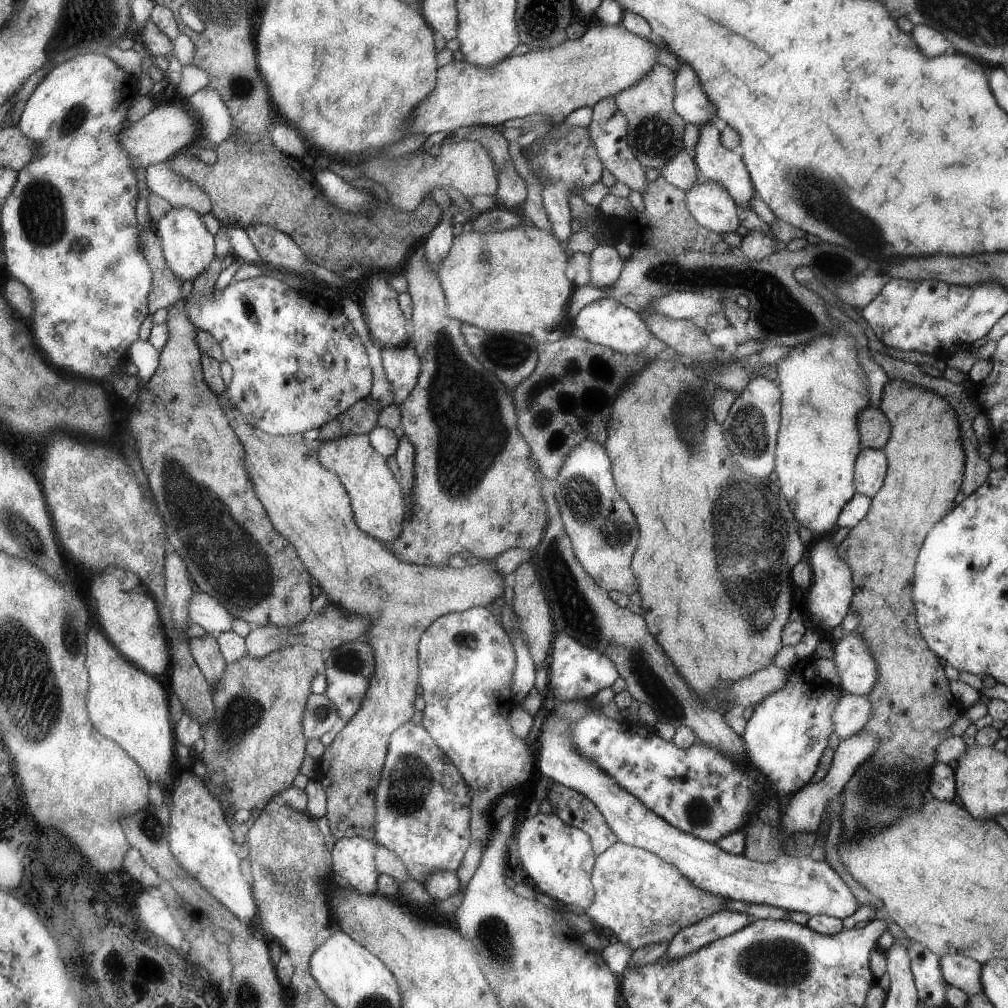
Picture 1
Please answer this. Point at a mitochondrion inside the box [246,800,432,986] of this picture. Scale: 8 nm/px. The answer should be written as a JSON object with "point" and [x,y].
{"point":[273,879]}

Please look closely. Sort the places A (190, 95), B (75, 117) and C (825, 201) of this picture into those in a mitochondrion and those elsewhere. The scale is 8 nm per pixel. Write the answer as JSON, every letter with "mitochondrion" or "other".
{"A":"other","B":"mitochondrion","C":"mitochondrion"}

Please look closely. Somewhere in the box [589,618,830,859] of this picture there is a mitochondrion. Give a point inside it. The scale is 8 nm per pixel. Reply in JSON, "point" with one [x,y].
{"point":[642,671]}

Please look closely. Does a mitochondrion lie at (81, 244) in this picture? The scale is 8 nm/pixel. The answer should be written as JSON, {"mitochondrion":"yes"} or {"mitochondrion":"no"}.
{"mitochondrion":"yes"}

